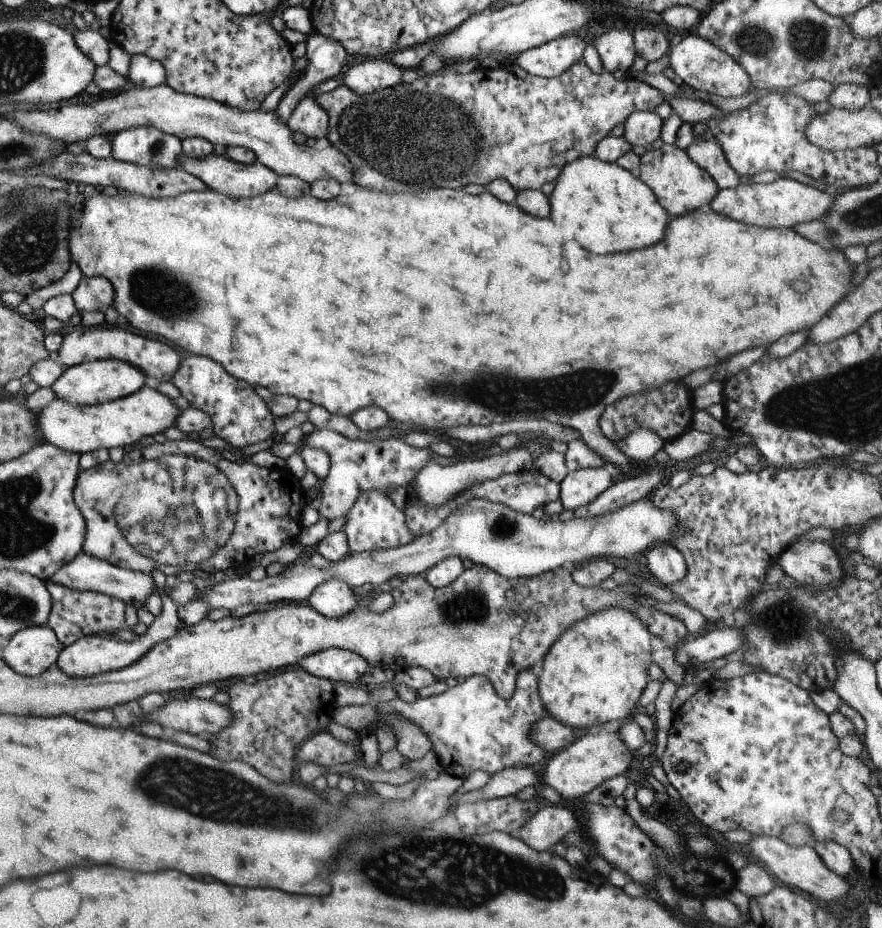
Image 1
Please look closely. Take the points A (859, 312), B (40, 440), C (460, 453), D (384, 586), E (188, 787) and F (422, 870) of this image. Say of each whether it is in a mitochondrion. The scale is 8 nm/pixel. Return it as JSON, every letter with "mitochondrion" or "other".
{"A":"other","B":"other","C":"other","D":"other","E":"mitochondrion","F":"mitochondrion"}

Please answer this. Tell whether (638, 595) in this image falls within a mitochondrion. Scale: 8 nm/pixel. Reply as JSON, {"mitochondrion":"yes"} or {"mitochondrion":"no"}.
{"mitochondrion":"no"}

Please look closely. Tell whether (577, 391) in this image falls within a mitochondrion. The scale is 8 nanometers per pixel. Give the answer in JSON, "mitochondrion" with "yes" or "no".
{"mitochondrion":"yes"}

